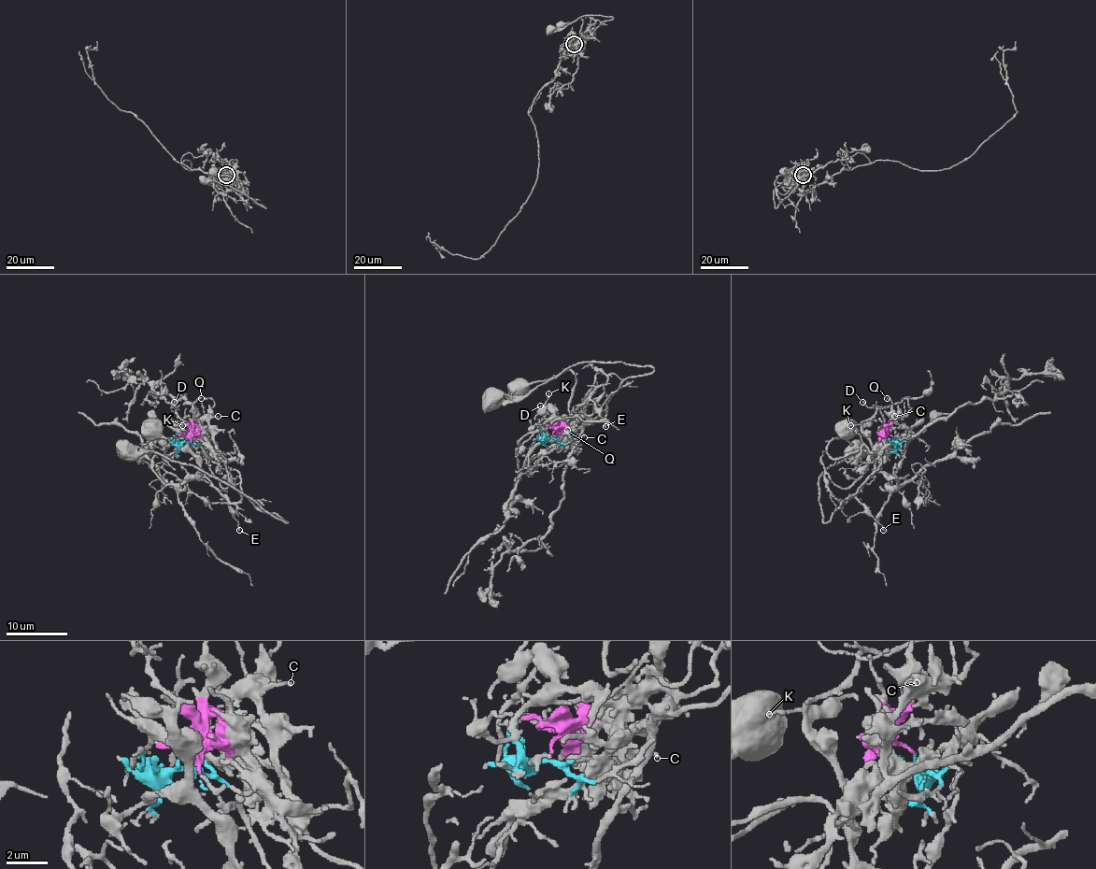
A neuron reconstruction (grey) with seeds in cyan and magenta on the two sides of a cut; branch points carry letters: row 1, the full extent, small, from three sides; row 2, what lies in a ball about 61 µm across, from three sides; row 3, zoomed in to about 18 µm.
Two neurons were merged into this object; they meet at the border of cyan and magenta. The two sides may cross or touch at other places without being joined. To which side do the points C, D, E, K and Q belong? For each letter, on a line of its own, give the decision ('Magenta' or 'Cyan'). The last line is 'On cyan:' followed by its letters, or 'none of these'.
C: Magenta
D: Cyan
E: Cyan
K: Cyan
Q: Magenta
On cyan: D, E, K

